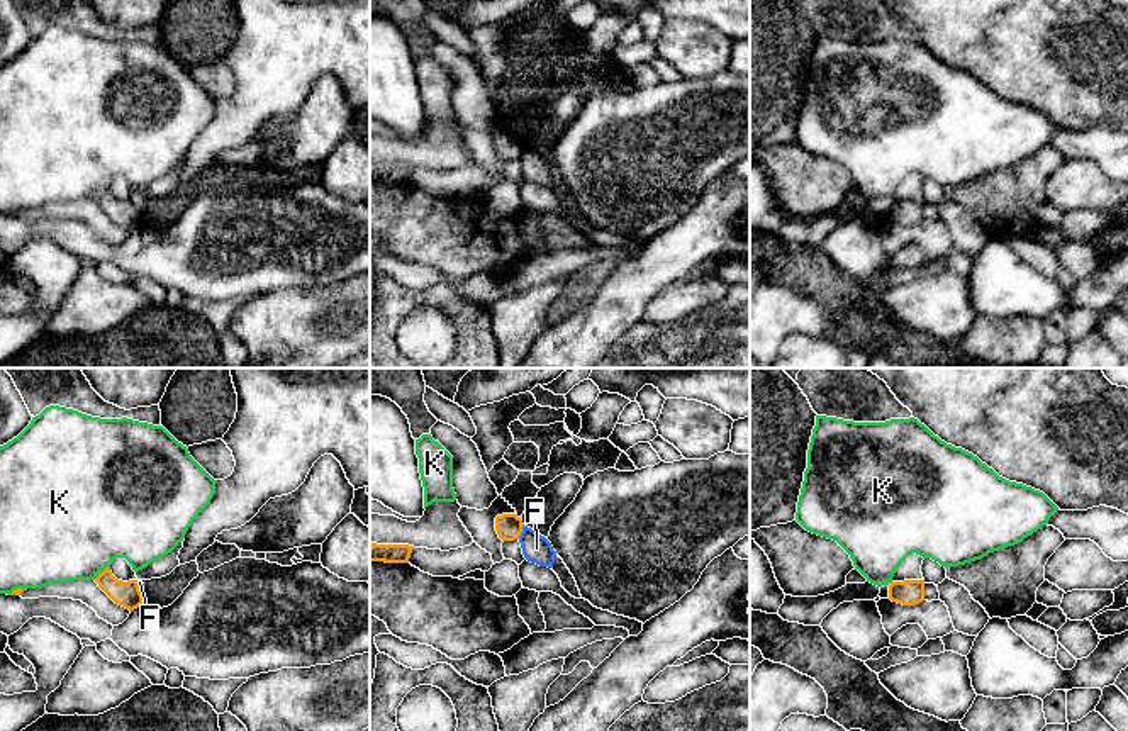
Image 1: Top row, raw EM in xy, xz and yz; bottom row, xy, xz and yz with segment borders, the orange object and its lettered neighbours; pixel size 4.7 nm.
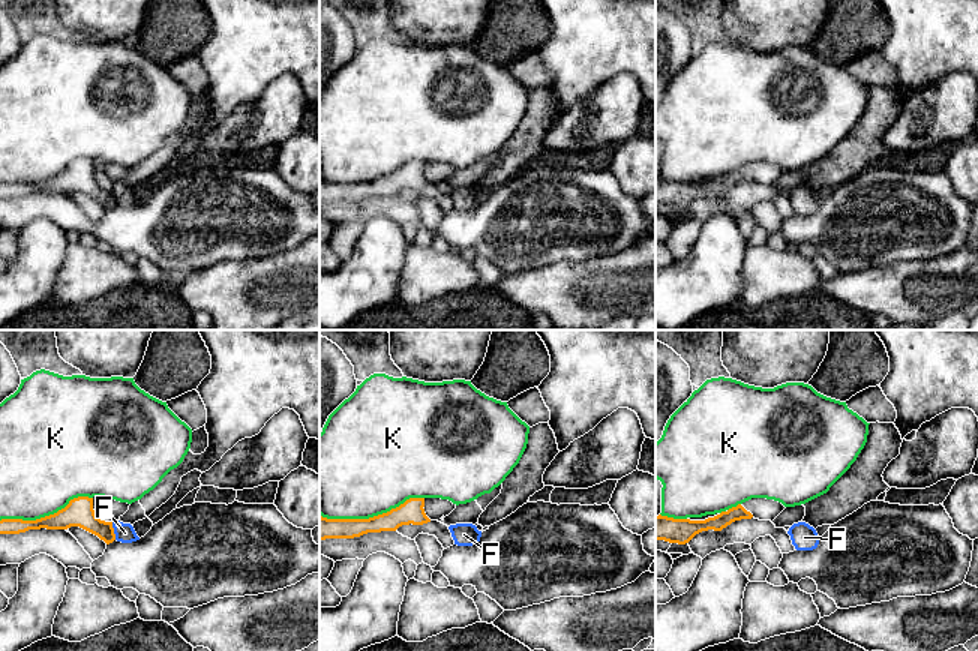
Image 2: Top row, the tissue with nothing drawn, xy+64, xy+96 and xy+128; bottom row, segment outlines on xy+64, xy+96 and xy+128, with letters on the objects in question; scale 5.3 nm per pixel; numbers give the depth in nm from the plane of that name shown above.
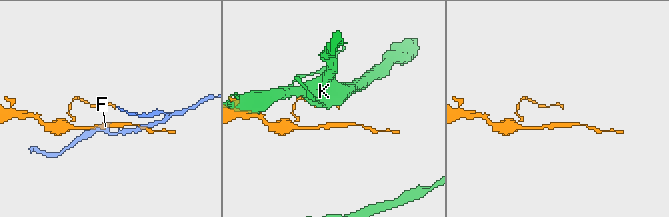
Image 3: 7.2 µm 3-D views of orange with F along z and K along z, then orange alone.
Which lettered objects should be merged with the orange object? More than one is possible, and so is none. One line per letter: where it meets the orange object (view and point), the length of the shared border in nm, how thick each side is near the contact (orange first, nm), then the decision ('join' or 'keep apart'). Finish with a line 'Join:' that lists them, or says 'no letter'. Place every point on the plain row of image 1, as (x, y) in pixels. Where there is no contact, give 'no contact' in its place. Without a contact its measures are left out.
F: contact xz (521, 151); length 80 nm; calibres 120 and 140 nm; keep apart
K: contact xy (102, 192); length 100 nm; calibres 120 and 480 nm; keep apart
Join: no letter

